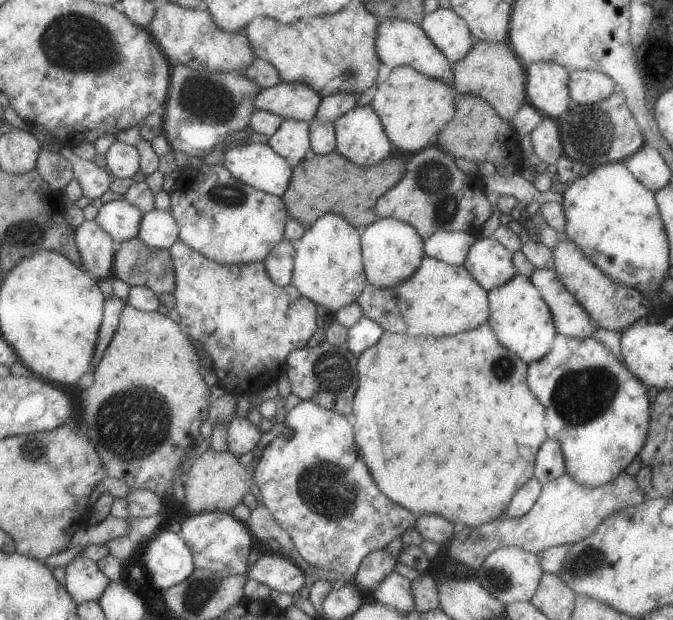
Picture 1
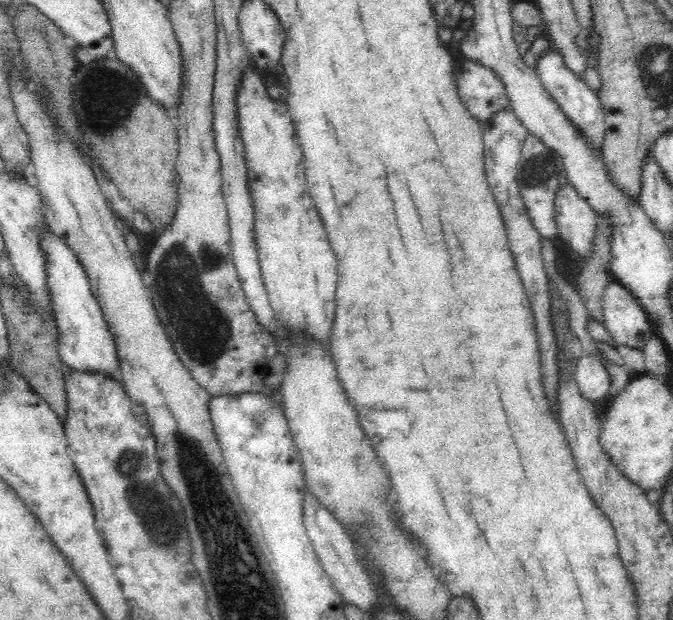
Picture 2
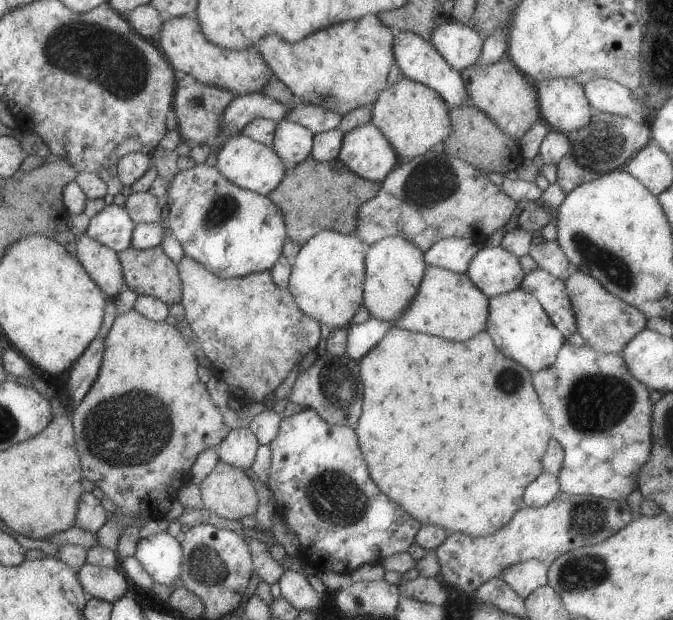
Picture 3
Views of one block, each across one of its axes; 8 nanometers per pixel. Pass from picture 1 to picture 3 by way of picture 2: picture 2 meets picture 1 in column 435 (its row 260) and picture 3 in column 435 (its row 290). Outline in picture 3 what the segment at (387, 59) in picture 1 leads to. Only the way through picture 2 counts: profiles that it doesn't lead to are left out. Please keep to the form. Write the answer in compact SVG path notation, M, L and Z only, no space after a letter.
M396 31L392 50L403 77L432 88L445 101L448 109L469 105L468 94L460 72L451 68L429 41L409 31Z

